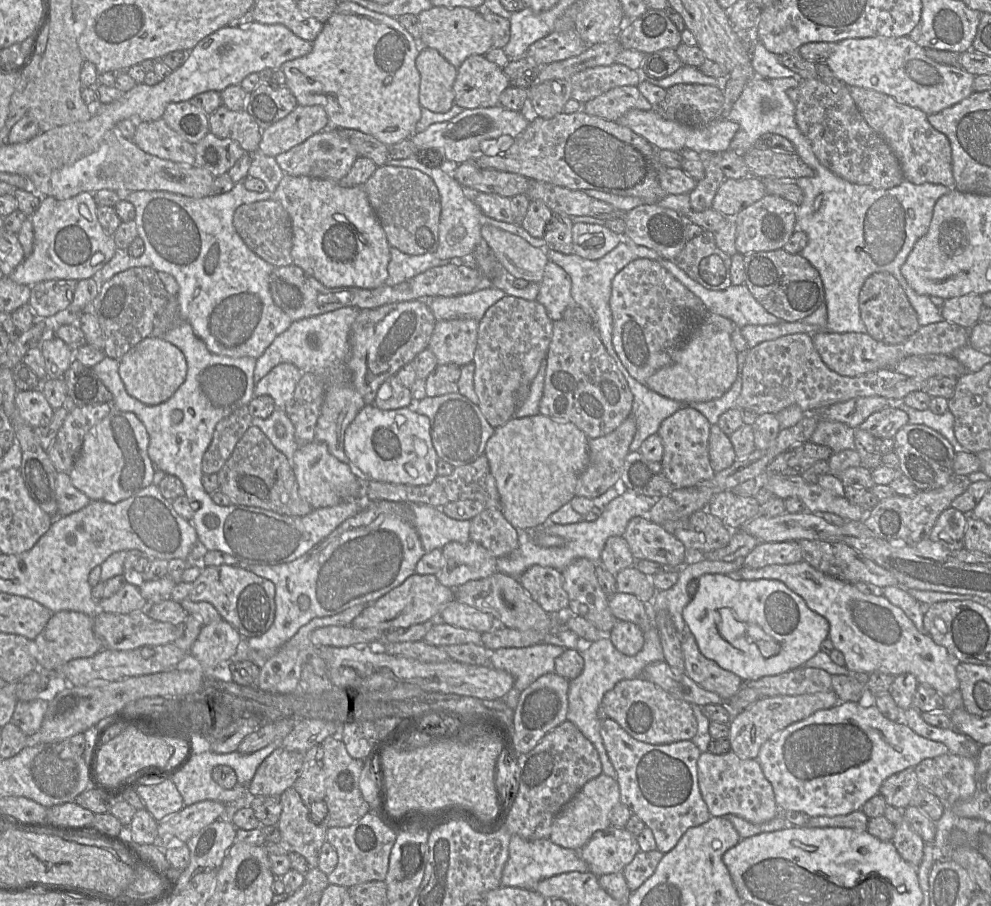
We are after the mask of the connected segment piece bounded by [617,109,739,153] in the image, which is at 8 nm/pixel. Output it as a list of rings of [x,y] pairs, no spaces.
[[[638,109],[629,110],[617,122],[642,136],[658,150],[666,149],[678,152],[684,149],[691,149],[697,153],[704,151],[725,152],[729,150],[730,142],[739,129],[736,122],[725,118],[717,119],[701,128],[694,128],[666,120],[653,110],[643,111]]]

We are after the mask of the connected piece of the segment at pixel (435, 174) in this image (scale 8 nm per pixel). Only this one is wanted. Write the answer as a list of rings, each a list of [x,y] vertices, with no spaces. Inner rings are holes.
[[[409,157],[400,160],[389,160],[386,164],[397,167],[406,167],[416,169],[428,177],[435,183],[441,204],[441,214],[439,220],[439,243],[435,256],[441,260],[450,260],[456,257],[471,256],[476,247],[484,241],[481,235],[483,225],[492,225],[501,230],[510,232],[520,236],[532,246],[547,250],[547,243],[544,238],[535,238],[531,236],[521,224],[512,224],[498,221],[494,218],[486,216],[482,210],[473,202],[465,189],[453,177],[449,170],[432,169],[420,164],[415,158]]]

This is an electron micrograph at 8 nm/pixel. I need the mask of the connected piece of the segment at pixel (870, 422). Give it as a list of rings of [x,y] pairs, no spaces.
[[[890,405],[871,414],[858,428],[869,432],[875,438],[893,438],[908,421],[906,412],[896,405]]]

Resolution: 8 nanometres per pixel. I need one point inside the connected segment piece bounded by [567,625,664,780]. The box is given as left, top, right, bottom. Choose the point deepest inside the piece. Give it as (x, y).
(604, 666)

